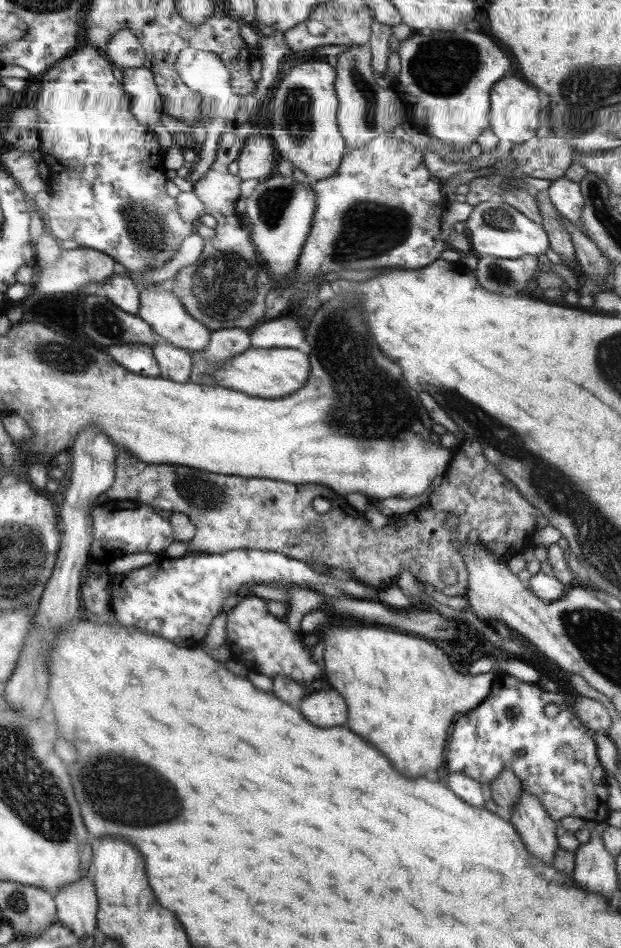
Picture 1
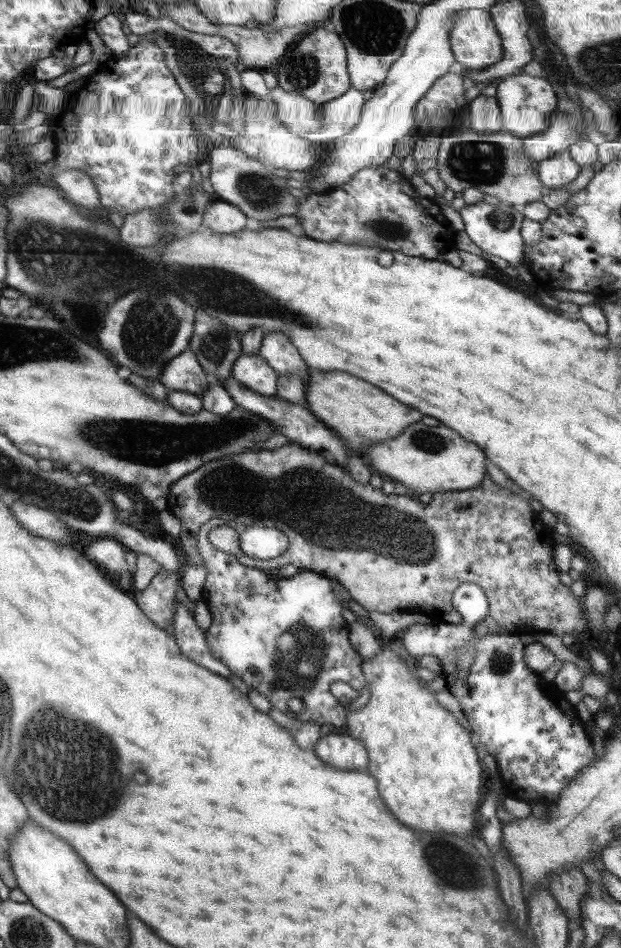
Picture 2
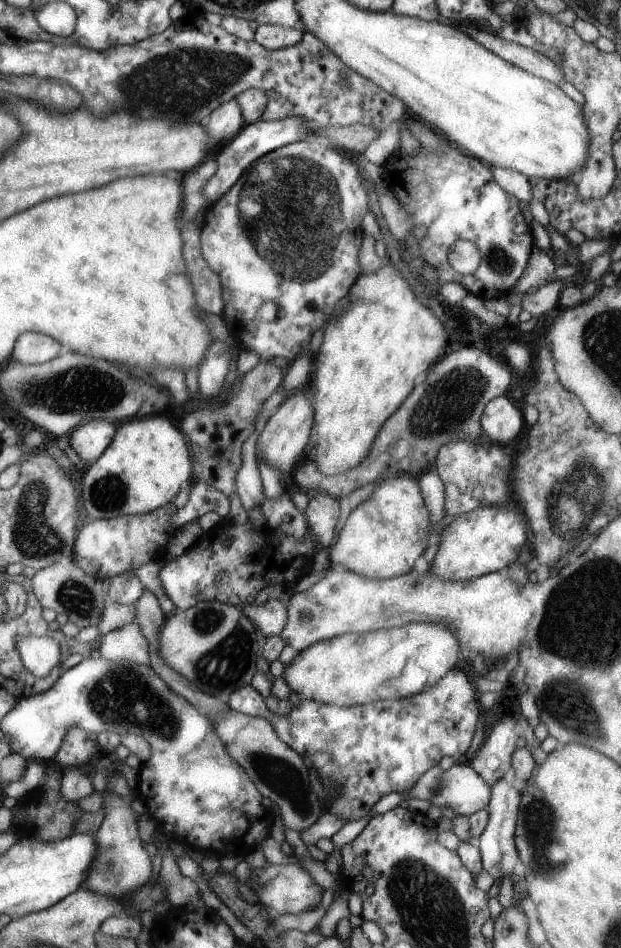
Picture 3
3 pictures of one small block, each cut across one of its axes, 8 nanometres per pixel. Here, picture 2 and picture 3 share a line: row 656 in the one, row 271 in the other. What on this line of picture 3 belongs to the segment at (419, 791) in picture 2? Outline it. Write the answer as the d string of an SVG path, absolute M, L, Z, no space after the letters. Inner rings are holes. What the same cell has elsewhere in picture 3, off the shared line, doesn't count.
M389 261L385 263L372 274L360 274L356 279L356 282L350 287L349 298L351 299L348 308L343 310L339 315L333 316L328 320L328 325L323 332L323 342L320 348L320 353L316 359L316 380L310 380L309 385L311 388L310 400L314 409L314 434L313 441L310 446L309 453L314 456L316 464L324 474L330 476L334 474L342 474L347 470L350 470L353 466L356 466L368 453L371 448L371 444L377 435L377 432L382 428L382 425L396 412L397 408L400 408L400 404L406 400L406 396L414 390L414 387L418 382L416 378L424 378L424 372L432 366L440 358L442 350L444 350L444 344L446 344L446 328L442 326L442 322L436 318L436 315L432 313L432 310L418 299L414 292L408 285L409 282L402 277L402 273L396 269Z

